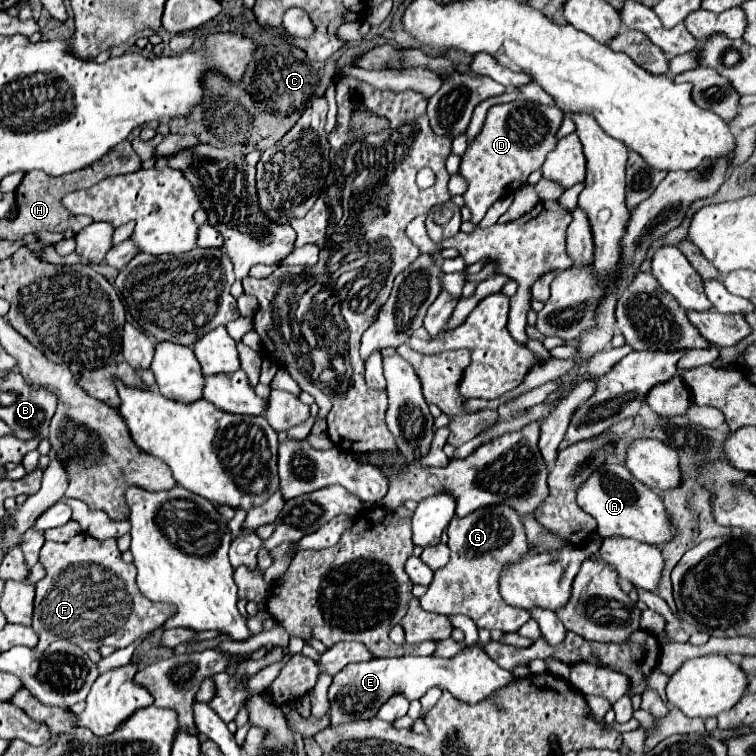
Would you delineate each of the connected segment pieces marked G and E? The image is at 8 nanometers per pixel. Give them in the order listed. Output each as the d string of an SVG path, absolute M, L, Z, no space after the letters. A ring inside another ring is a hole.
M488 506L464 518L454 518L448 524L448 536L450 562L444 568L434 570L434 580L428 586L428 592L420 598L422 608L434 614L470 616L478 628L488 632L516 632L526 620L530 620L530 612L504 604L496 584L500 568L520 558L528 550L522 520L508 506Z
M478 644L462 648L452 658L432 658L432 656L404 655L394 658L376 658L370 662L354 662L344 666L338 674L332 678L332 686L328 690L330 700L330 726L340 726L346 722L354 722L360 718L374 718L378 708L400 688L408 696L408 700L420 698L428 688L428 692L422 696L422 712L420 718L436 704L442 690L450 690L458 700L464 700L468 704L478 704L480 700L488 698L496 688L502 688L504 684L512 682L514 676L500 668L490 656L480 650ZM440 686L440 688L432 688Z

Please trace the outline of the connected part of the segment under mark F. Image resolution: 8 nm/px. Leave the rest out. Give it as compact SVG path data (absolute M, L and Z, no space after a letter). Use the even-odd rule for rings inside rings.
M78 534L70 542L46 542L40 550L40 564L46 576L36 582L32 630L38 636L34 650L46 650L54 640L64 638L84 652L104 644L126 648L134 640L162 626L175 608L148 600L136 588L136 568L122 562L116 540L96 540L90 534Z

